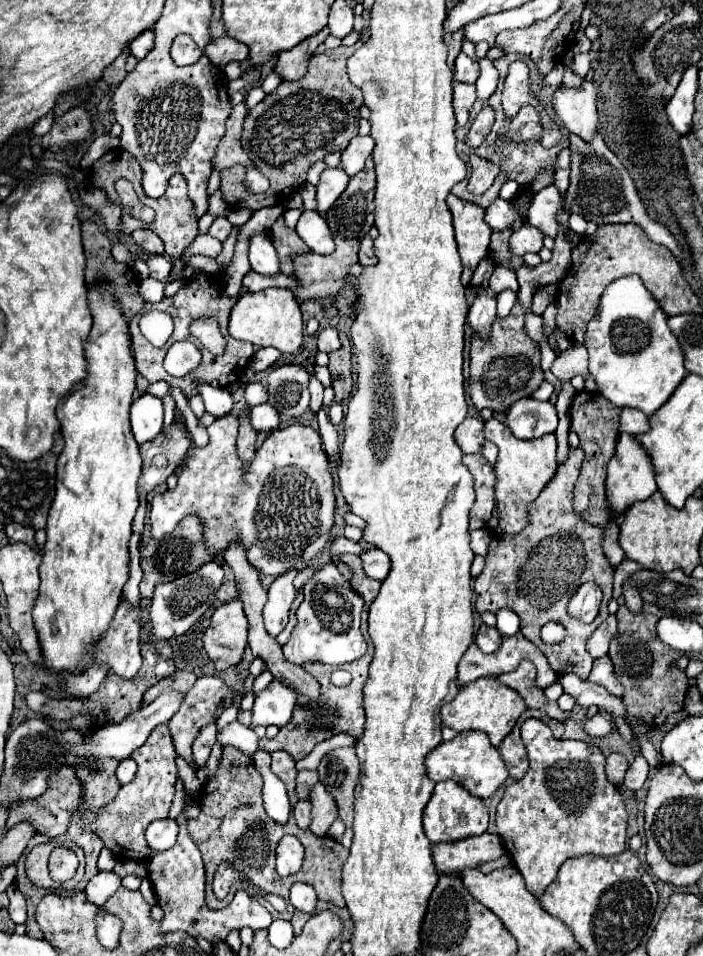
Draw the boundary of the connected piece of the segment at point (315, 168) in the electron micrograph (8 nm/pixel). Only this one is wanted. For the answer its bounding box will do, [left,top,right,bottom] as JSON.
[307,161,326,186]

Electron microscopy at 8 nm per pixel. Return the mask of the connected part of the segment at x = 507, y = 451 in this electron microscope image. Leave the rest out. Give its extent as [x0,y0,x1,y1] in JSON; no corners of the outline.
[485,419,557,533]

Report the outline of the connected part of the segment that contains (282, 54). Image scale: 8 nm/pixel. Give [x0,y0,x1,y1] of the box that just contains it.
[273,29,329,81]

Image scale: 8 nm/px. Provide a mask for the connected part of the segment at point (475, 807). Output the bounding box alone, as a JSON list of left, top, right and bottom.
[423,781,489,843]

